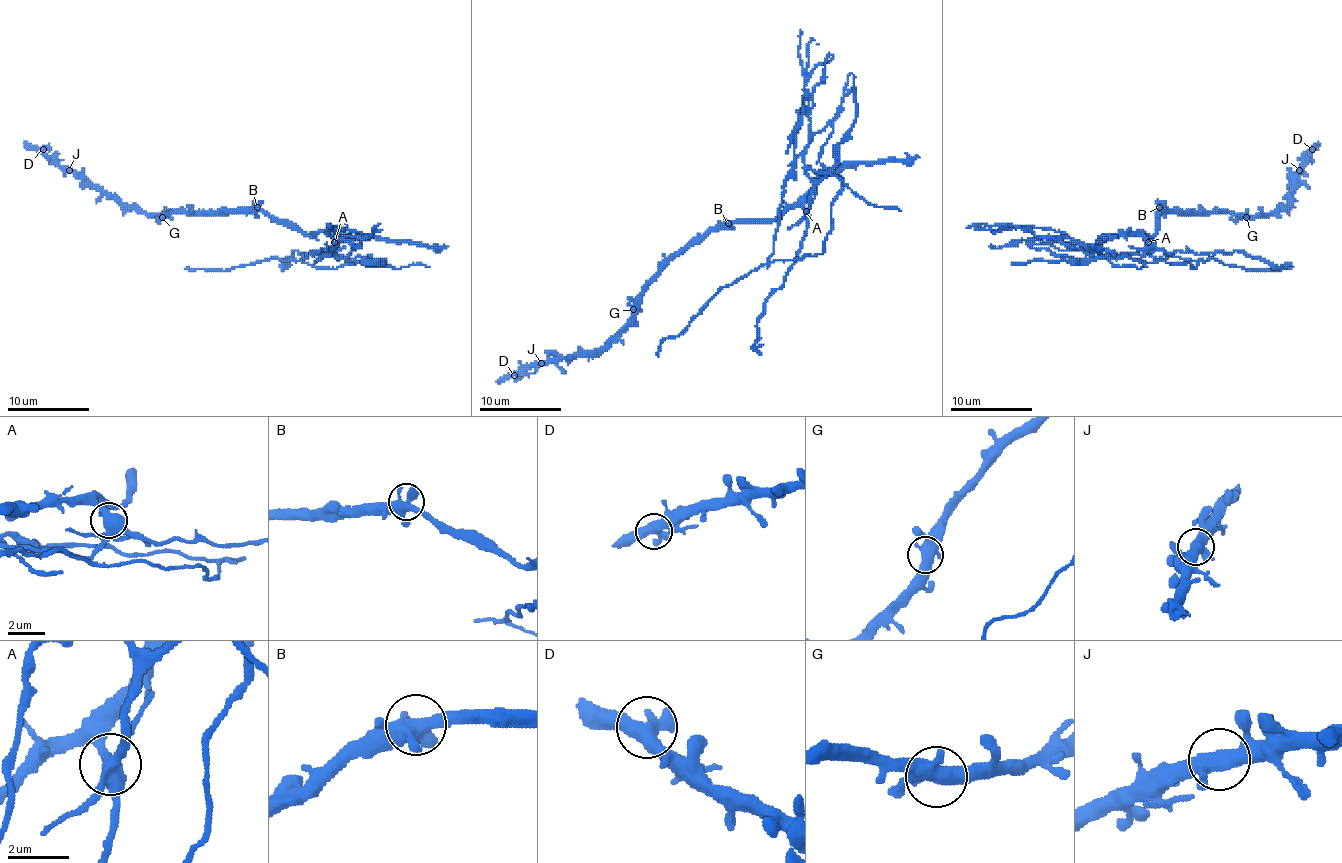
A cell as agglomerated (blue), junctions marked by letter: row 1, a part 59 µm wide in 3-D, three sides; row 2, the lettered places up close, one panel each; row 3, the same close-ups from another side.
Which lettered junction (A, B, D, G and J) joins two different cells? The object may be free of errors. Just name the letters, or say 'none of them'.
A

